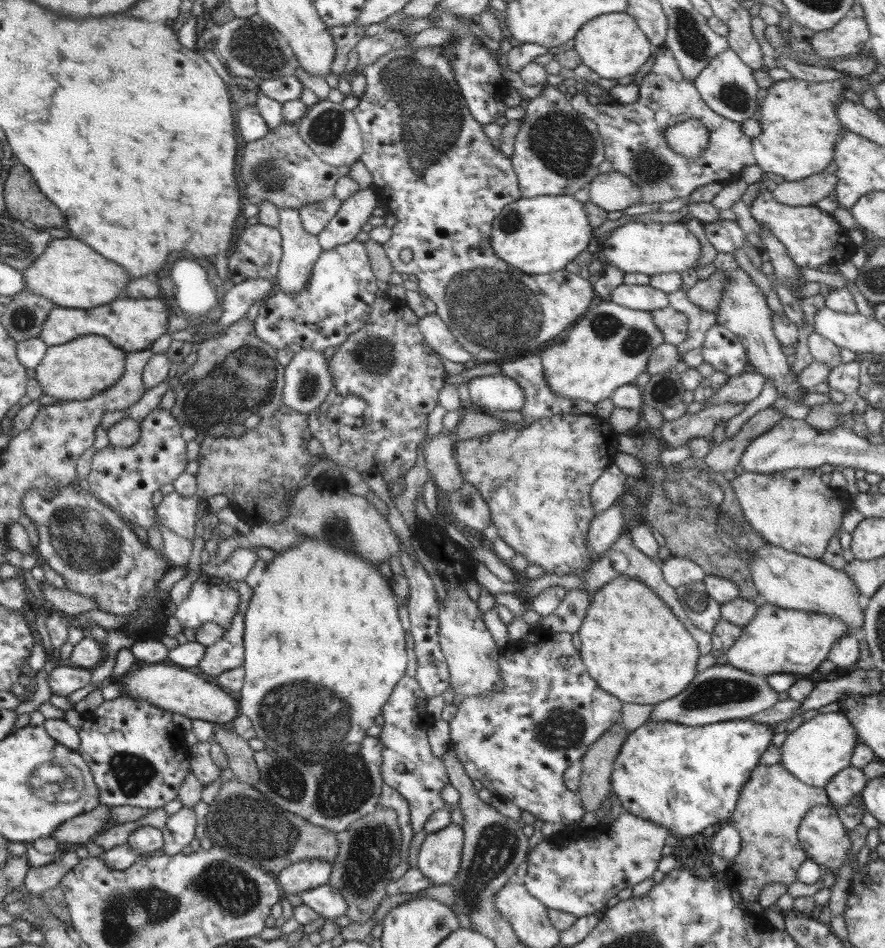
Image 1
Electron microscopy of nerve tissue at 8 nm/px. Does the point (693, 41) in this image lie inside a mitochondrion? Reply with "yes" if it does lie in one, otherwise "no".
yes

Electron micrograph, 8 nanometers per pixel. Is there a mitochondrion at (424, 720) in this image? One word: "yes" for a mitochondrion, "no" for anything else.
no

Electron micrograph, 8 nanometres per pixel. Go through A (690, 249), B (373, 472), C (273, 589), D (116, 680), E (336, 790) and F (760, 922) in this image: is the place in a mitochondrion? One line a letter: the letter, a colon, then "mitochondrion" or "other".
A: other
B: other
C: other
D: other
E: mitochondrion
F: other

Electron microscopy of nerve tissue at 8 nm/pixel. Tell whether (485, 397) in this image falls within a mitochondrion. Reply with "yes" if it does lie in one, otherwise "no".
no

